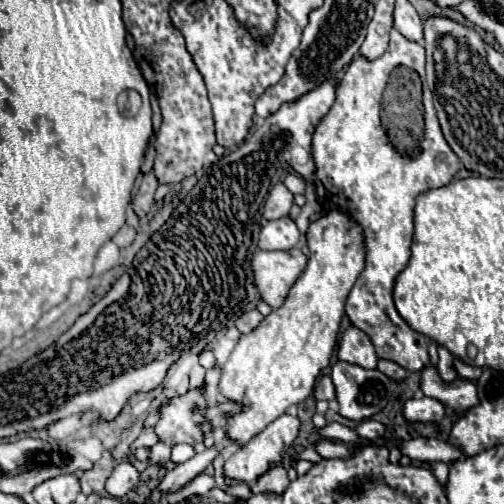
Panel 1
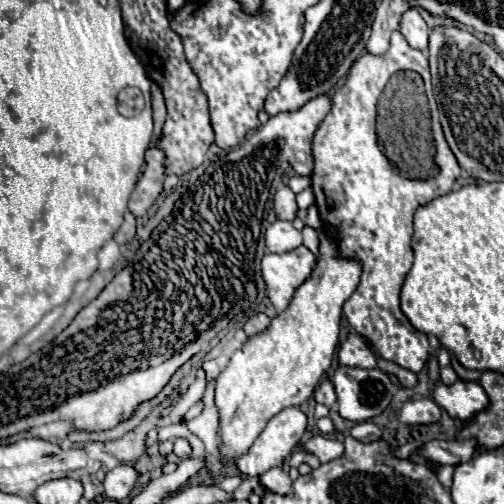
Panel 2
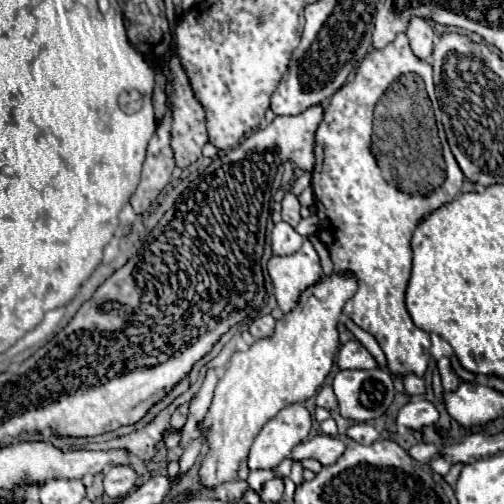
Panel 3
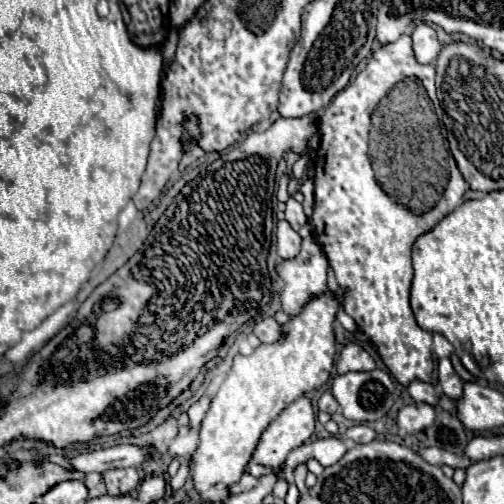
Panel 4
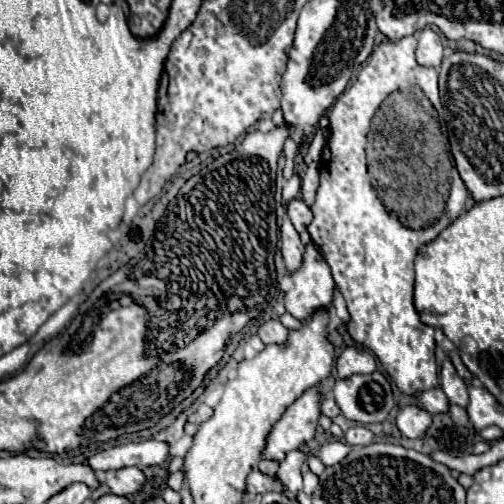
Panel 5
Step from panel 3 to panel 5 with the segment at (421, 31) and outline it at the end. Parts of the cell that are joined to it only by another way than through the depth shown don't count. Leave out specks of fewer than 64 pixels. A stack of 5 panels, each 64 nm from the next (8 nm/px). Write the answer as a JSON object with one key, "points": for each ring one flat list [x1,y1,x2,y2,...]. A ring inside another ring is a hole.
{"points":[[426,28,422,32,418,32,418,50,416,50,416,60,422,66,428,68,440,68,440,60,444,60,444,44,440,40,440,36]]}

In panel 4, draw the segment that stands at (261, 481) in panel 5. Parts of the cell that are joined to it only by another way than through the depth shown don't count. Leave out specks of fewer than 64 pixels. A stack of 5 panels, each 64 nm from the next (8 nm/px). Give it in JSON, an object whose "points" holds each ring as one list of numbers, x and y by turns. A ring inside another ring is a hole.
{"points":[[246,472,246,474,240,478,240,482,230,488,230,492,232,492,232,494,240,494,240,492,244,492,244,490,252,490,252,488,258,486,258,482,260,482,260,480,258,480,256,476,252,476,252,474]]}

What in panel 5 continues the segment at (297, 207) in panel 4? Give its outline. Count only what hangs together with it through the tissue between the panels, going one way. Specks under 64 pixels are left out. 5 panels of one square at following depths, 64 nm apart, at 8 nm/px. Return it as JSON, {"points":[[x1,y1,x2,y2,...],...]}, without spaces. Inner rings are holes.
{"points":[[290,200,288,202,288,218,292,220,292,224,294,224,294,228,302,234,306,228,308,228,308,224,312,222,312,218,314,218,314,214,312,214,312,210,304,204,304,200]]}

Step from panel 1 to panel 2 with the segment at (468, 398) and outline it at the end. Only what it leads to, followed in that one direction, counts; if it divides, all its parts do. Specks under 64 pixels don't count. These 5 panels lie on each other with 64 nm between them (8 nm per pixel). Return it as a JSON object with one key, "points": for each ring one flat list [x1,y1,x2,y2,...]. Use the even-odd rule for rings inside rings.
{"points":[[442,382,432,390,434,402,444,408,452,418,462,422,472,420,476,412,488,408,488,394,480,388,478,382,456,382,452,386,444,386]]}

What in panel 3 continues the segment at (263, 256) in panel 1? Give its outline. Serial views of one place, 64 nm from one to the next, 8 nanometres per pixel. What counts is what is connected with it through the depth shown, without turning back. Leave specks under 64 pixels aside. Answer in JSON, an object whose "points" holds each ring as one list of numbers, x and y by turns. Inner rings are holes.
{"points":[[306,238,296,254,272,256,268,262,268,274,276,288,278,306,288,314,296,306,296,300,300,300,300,292,316,284,316,280,322,280,320,256,314,244]]}

